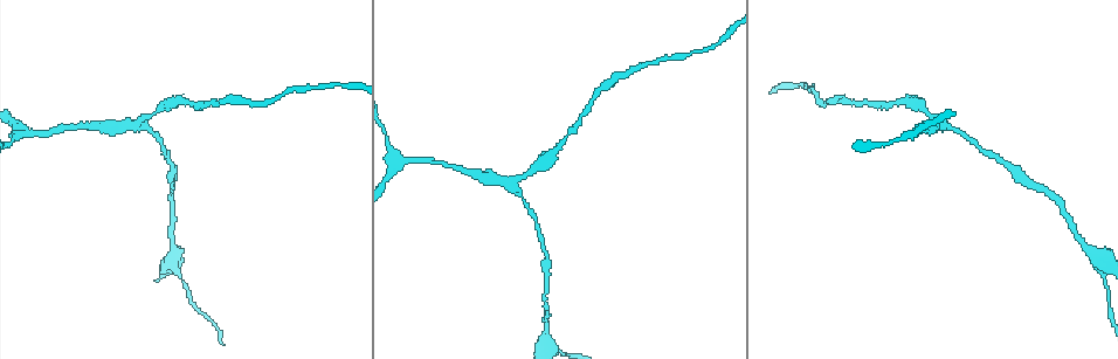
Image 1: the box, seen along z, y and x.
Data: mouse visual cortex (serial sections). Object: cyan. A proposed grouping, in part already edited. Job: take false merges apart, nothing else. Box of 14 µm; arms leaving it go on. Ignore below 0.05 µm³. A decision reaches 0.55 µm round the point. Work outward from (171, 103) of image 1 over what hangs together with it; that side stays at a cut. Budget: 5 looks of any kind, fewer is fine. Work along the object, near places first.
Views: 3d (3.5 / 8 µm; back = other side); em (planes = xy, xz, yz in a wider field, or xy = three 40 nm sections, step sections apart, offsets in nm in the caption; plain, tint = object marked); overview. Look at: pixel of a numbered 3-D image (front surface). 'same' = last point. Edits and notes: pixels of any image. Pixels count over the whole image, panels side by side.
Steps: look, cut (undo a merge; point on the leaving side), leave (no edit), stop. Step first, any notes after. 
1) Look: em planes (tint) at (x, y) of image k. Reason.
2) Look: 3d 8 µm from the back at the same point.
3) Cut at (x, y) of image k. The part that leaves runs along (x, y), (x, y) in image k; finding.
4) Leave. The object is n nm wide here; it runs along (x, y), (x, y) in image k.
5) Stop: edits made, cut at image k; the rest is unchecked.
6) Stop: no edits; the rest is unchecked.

Look: 3d 8 µm at (138, 120) of image 1. A narrow waist.

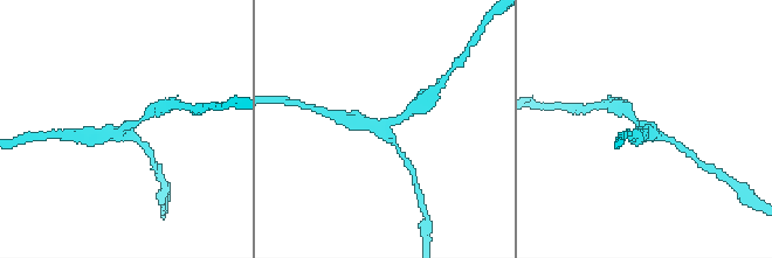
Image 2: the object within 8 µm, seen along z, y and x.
Look: em xy step 2 (tint) at (383, 127) of image 2. 3 arms meet here; the arms are 150, 200, 400 nm wide.

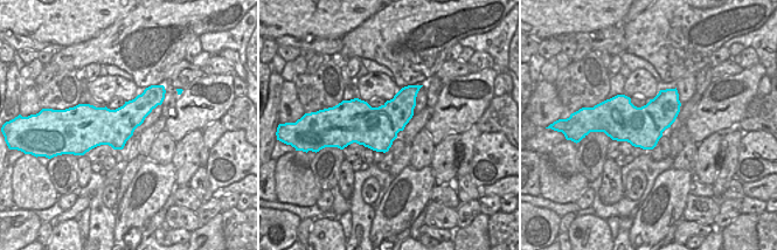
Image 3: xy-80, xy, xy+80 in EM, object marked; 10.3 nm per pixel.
Leave. It runs along (629, 114), (649, 131), (671, 141) in image 2; one cell here.

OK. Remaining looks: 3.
Look: 3d 3.5 µm at (26, 135) of image 1. A fork.

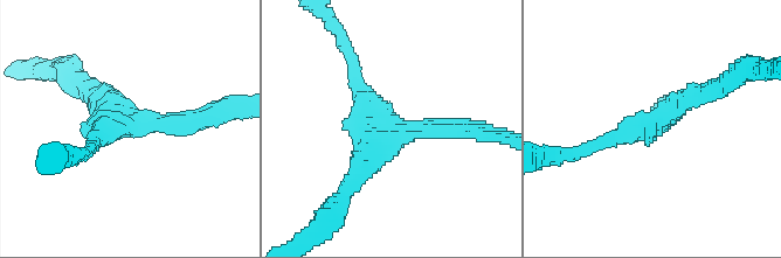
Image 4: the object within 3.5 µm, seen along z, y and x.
Look: em xy step 1 (tint) at (128, 124) of image 4. Need the tissue.

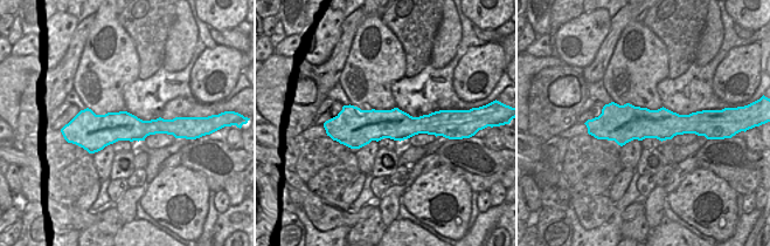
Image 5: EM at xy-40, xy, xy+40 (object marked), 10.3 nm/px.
Leave. It runs along (470, 131), (392, 131), (356, 75) in image 4; all the same cell.

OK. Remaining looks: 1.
Stop: no edits; the rest is unchecked.

